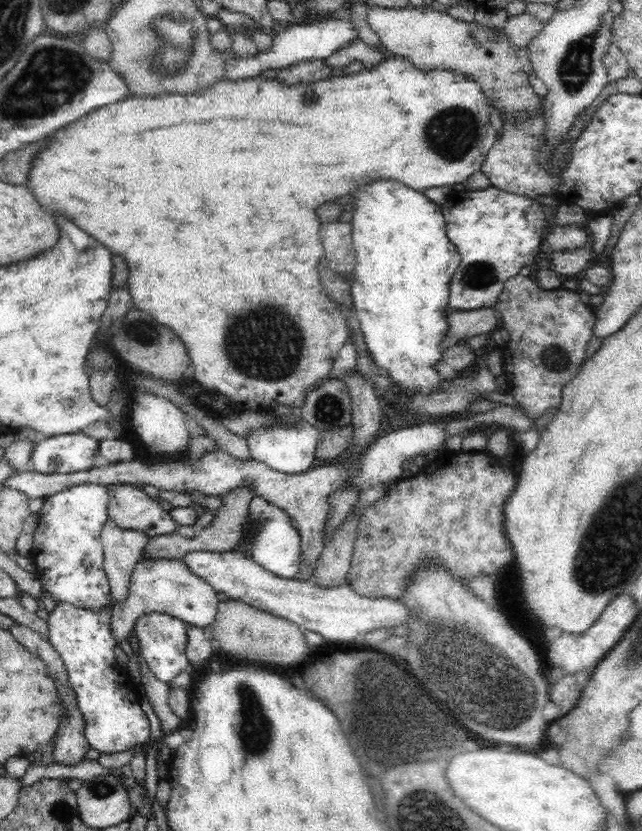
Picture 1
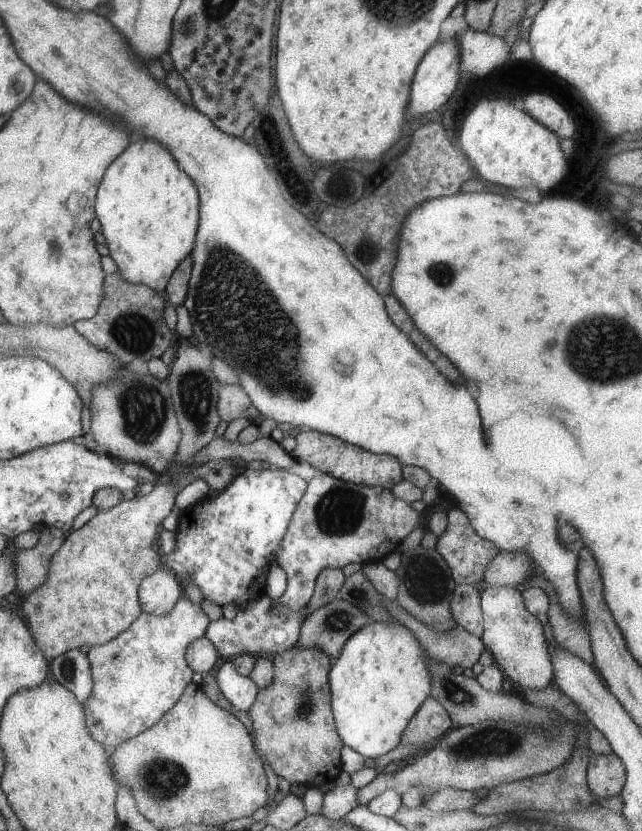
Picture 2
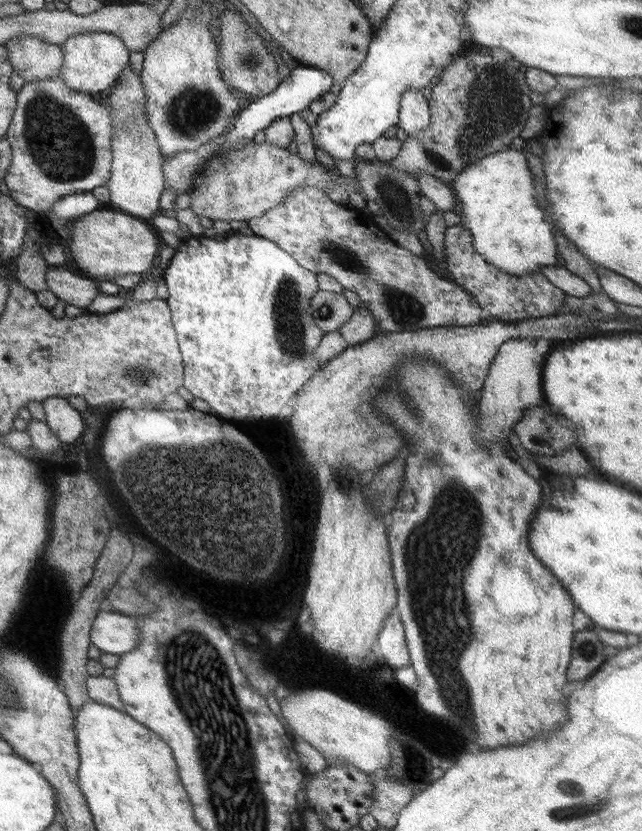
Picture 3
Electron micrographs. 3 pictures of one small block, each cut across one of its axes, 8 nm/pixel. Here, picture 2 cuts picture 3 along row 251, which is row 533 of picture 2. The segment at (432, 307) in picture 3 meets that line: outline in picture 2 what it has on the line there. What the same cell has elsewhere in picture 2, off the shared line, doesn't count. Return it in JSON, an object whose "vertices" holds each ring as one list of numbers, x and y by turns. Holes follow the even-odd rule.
{"vertices":[[321,473,313,476,307,482,307,488,301,496,301,500,295,506,295,512,287,524,287,530,283,538,279,540,275,548,275,562,286,574,286,587,279,598,273,599,273,606,277,606,277,612,291,614,303,608,309,602,313,594,313,587,317,575,323,568,342,568,349,562,380,562,390,554,397,551,399,542,415,528,424,526,418,512,413,510,407,502,397,500,390,489,379,486,368,487,337,480,328,474]]}

